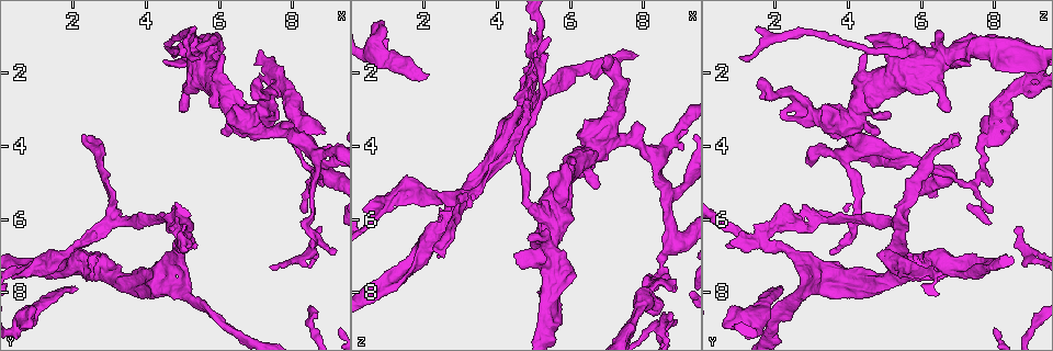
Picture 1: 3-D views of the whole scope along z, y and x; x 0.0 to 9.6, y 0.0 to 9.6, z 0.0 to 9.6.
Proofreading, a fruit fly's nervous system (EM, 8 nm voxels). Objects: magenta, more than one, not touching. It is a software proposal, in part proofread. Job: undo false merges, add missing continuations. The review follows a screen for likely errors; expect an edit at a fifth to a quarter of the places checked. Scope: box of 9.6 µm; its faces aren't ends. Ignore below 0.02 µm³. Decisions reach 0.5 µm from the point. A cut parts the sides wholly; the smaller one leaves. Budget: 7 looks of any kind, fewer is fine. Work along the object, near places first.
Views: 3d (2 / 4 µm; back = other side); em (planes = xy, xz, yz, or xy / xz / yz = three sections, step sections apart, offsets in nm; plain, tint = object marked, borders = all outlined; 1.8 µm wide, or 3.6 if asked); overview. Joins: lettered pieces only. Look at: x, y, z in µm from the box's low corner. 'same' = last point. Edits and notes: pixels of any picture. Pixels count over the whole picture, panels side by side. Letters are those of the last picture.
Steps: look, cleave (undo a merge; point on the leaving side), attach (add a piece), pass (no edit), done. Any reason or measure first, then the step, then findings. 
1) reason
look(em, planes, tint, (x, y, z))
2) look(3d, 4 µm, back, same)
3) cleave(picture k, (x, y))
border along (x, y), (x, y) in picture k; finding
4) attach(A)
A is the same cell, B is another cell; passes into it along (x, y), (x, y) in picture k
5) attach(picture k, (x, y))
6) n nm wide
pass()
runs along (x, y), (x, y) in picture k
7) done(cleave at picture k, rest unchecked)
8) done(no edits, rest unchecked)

branch stops here
look(3d, 2 µm, (2.15, 7.95, 2.05))

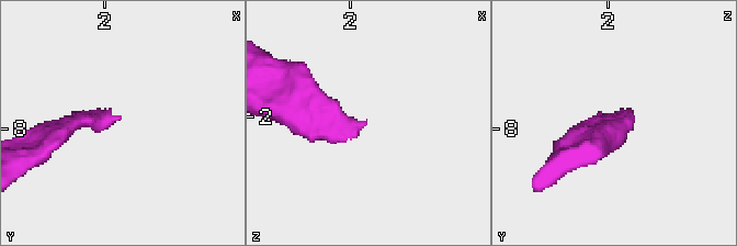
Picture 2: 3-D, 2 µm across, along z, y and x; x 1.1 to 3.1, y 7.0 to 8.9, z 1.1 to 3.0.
look(em, xy, step 16, tint, (2.12, 7.88, 2.06))

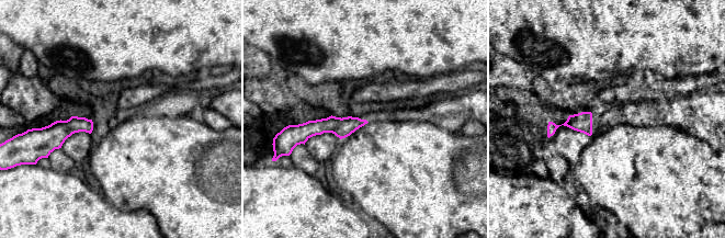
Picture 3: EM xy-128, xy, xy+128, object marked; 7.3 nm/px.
look(em, planes, borders, same)

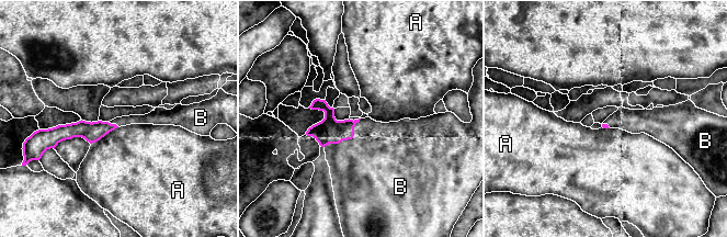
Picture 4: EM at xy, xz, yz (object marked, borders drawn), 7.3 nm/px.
attach(B)
B is the same cell, A is another cell; it goes on there

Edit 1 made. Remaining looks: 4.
redraw
look(overview)

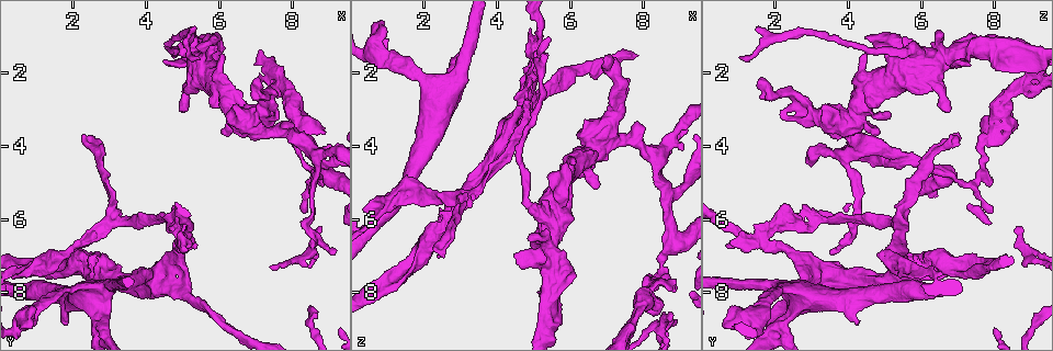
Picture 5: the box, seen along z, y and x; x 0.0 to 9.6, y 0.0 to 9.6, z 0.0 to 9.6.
branch point
look(em, planes, borders, (2.70, 7.25, 6.05))

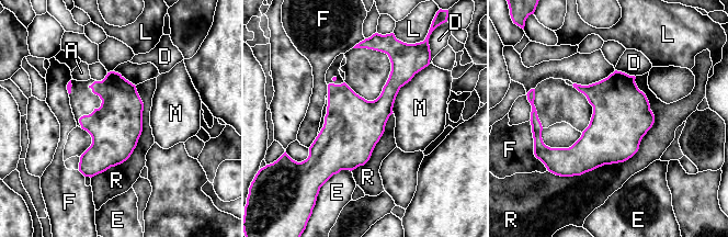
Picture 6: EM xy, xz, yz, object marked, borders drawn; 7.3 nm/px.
pass()
A, D, E, F, L, M and R are other cells; border along (636, 77), (559, 176) in picture 6; one neuron here

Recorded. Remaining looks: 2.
done(attach at picture 4, rest unchecked)

